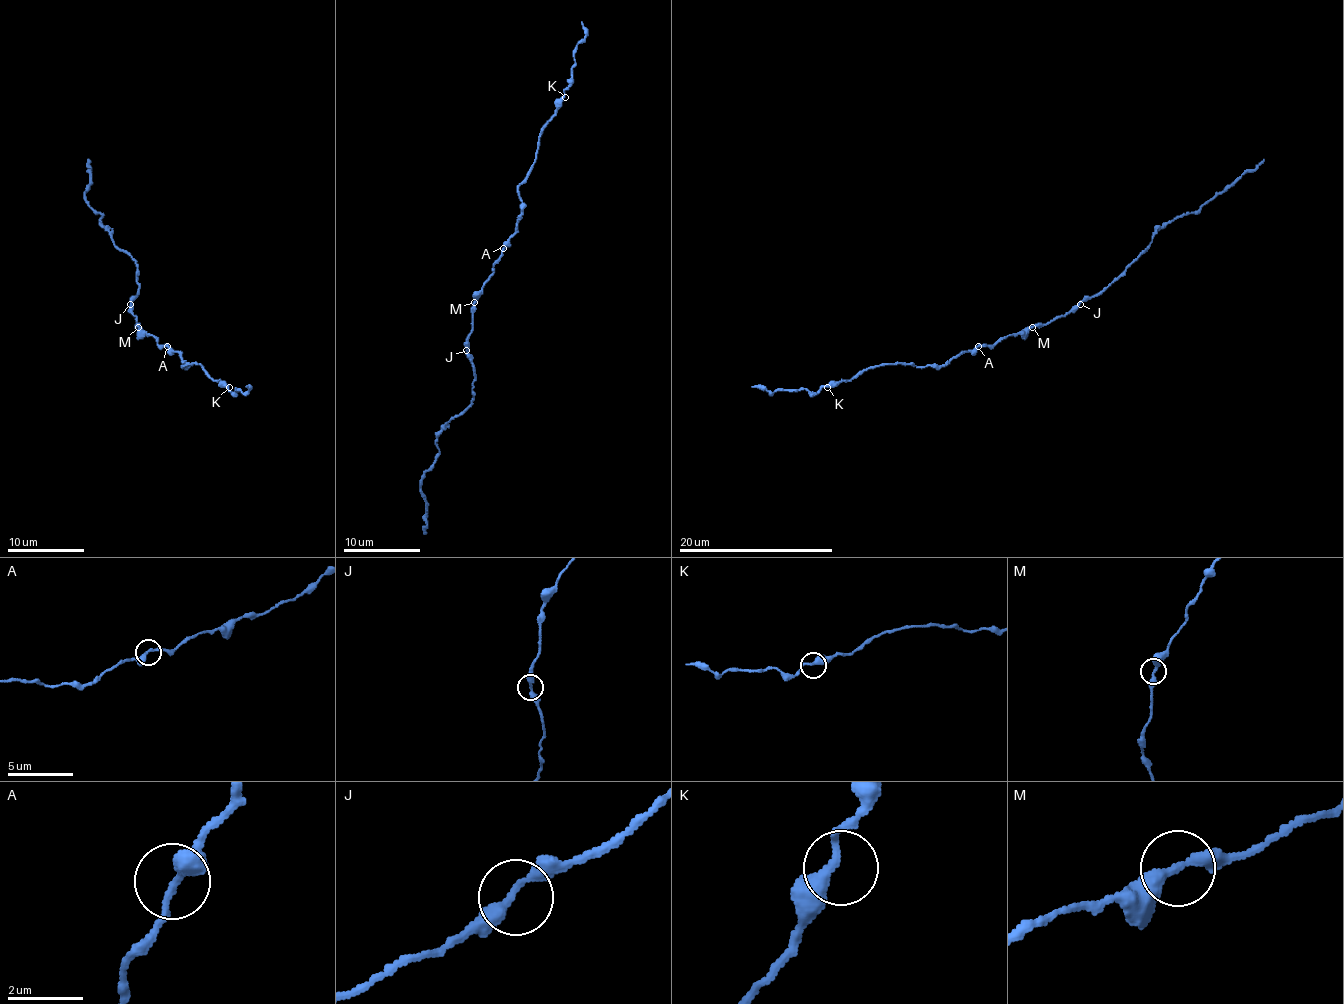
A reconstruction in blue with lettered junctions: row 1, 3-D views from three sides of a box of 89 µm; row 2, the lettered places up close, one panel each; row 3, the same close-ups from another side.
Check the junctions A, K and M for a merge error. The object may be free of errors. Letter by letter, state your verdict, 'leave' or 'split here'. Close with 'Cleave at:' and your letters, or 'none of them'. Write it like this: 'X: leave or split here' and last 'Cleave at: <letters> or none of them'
A: leave
K: leave
M: split here
Cleave at: M

